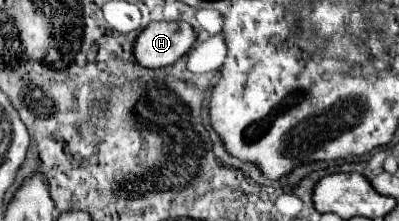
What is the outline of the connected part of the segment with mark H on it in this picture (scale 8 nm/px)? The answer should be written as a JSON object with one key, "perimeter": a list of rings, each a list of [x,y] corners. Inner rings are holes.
{"perimeter":[[[185,21],[149,23],[133,43],[133,57],[141,67],[167,67],[181,59],[195,39],[197,33]]]}

